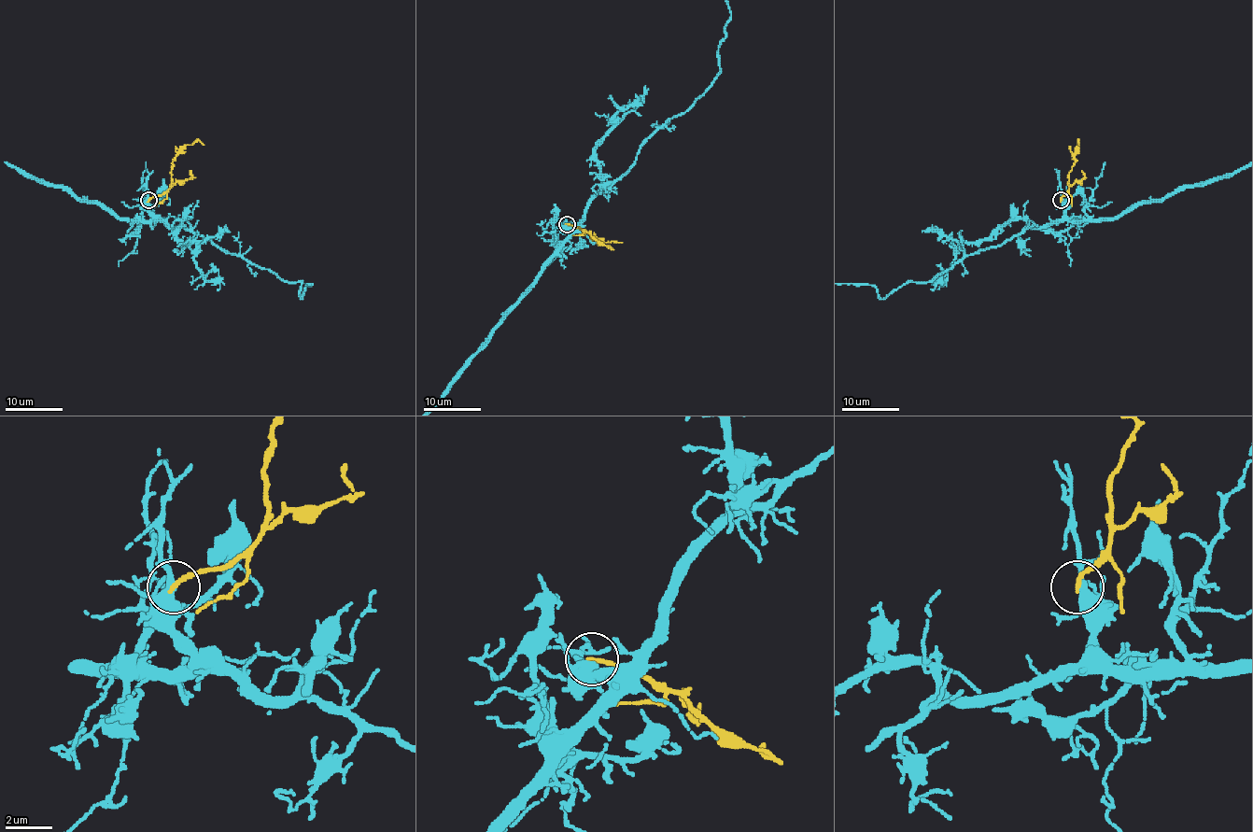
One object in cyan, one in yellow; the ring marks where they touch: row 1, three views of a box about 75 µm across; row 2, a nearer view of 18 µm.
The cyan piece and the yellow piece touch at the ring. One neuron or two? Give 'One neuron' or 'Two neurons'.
Two neurons

